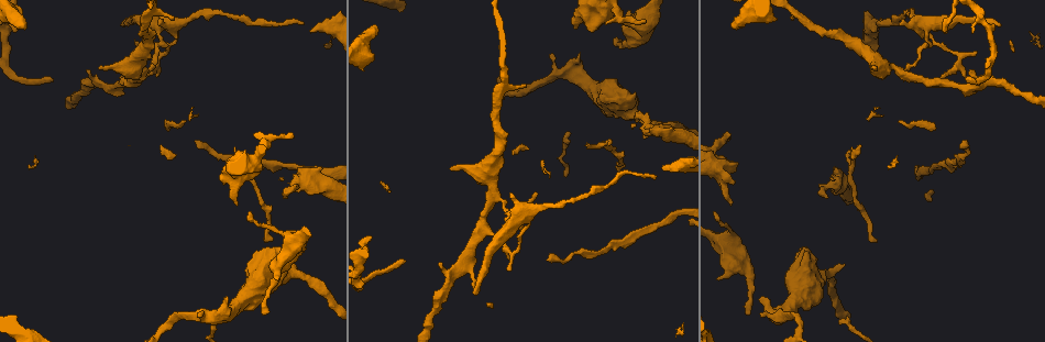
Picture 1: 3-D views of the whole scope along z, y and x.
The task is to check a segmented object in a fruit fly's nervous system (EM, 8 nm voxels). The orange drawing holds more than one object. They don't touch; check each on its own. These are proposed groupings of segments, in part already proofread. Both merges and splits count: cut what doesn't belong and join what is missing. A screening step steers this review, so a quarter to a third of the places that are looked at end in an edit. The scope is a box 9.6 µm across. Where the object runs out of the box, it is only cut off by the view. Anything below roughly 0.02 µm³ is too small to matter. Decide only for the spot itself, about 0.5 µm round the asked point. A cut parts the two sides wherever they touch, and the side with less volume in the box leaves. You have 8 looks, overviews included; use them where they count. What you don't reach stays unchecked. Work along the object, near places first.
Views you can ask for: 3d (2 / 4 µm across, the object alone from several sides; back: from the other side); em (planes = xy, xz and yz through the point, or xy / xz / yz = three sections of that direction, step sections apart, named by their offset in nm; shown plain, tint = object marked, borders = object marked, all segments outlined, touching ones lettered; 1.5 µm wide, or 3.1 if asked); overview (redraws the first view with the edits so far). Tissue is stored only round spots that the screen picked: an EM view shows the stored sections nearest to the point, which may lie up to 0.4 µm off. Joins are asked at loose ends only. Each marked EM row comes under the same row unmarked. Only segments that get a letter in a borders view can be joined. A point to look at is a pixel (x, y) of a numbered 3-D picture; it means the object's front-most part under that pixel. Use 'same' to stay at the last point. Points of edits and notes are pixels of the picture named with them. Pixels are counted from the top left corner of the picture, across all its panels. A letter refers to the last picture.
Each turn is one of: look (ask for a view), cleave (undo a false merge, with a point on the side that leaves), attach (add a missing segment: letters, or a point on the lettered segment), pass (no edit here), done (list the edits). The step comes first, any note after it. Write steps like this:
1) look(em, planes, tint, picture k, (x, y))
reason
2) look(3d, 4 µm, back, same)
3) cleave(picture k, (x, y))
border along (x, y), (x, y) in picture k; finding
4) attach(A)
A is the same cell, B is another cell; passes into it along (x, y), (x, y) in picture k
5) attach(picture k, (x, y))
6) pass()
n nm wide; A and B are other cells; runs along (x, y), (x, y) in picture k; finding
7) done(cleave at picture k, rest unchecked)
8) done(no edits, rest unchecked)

look(em, xz, step 8, borders, picture 1, (16, 31))
free end

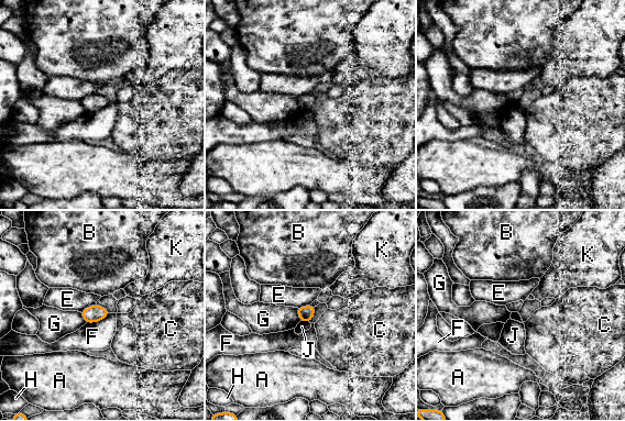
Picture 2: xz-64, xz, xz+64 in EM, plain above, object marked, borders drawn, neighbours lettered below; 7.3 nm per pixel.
look(em, planes, borders, same)
another direction

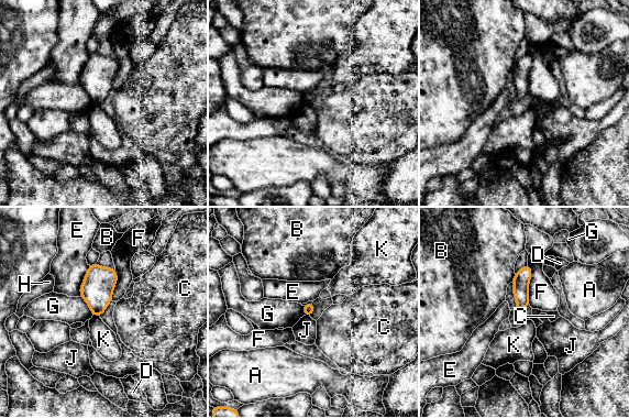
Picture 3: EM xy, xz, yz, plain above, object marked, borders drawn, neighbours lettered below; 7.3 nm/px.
pass()
80 nm wide; A, B, C, D, E, F, G, H, J and K are other cells; border along (89, 265), (80, 287), (80, 296) in picture 3; none of them fits

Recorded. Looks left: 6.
look(em, planes, tint, picture 1, (966, 79))
long arm stops here

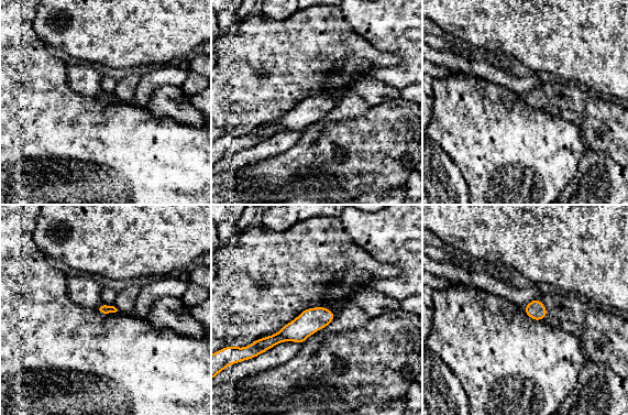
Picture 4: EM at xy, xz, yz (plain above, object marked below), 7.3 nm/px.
look(em, planes, borders, same)
see the neighbours

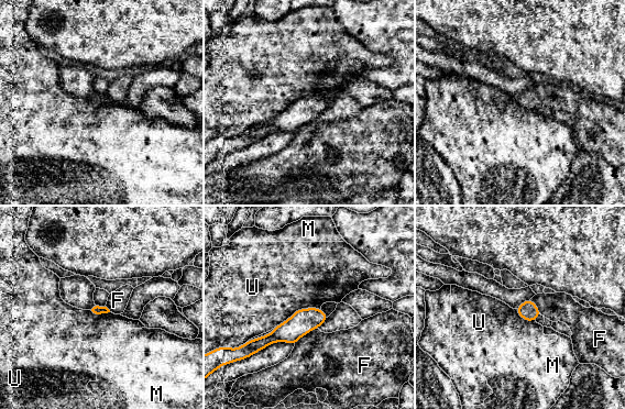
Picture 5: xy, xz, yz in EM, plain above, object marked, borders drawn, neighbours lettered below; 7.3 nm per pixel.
pass()
F, M and U are other cells; runs along (324, 317), (253, 345) in picture 5; none of them fits

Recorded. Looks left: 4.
look(3d, 4 µm, picture 1, (374, 26))
stops while still wide

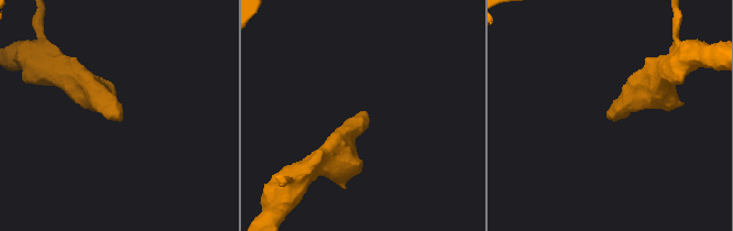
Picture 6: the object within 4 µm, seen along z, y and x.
look(em, xz, step 4, borders, picture 6, (361, 114))

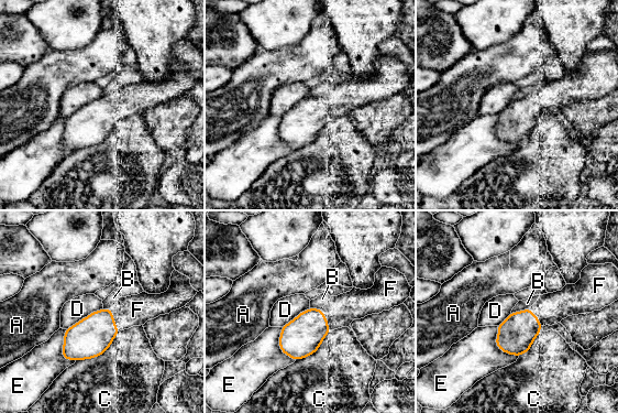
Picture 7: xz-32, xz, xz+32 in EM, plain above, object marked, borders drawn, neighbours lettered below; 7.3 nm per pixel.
attach(picture 7, (132, 311))
280 nm wide; F is the same cell, A, B, C, D and E are other cells; it goes on there

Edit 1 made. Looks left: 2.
done(attach at picture 7, rest unchecked)

